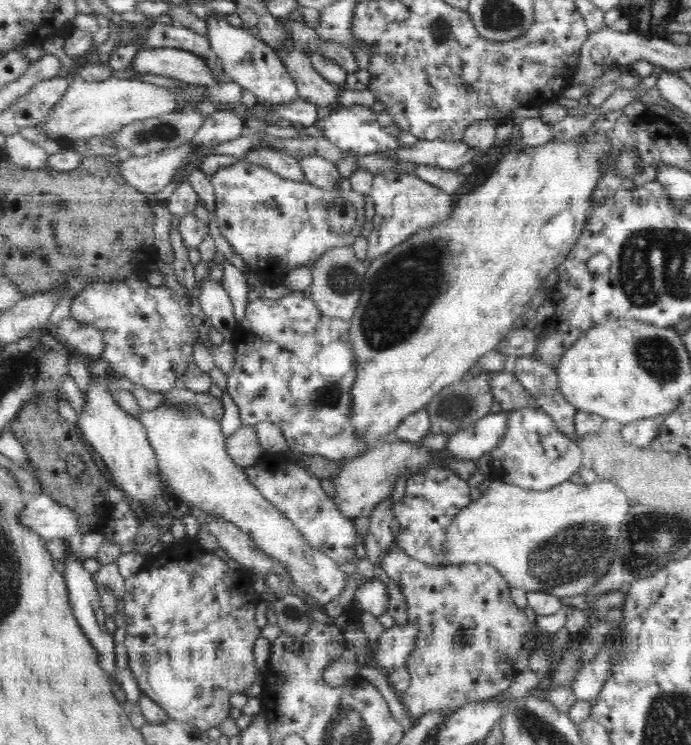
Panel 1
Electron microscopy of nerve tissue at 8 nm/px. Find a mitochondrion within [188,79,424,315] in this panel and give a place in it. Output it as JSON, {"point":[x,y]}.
{"point":[342,280]}

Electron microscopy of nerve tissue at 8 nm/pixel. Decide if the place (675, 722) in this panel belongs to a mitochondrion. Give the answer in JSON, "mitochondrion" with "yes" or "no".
{"mitochondrion":"yes"}

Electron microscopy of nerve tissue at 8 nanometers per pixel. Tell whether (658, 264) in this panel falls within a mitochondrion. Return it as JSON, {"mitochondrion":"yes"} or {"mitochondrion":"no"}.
{"mitochondrion":"yes"}

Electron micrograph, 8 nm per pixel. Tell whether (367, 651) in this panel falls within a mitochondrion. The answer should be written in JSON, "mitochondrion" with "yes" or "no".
{"mitochondrion":"no"}

